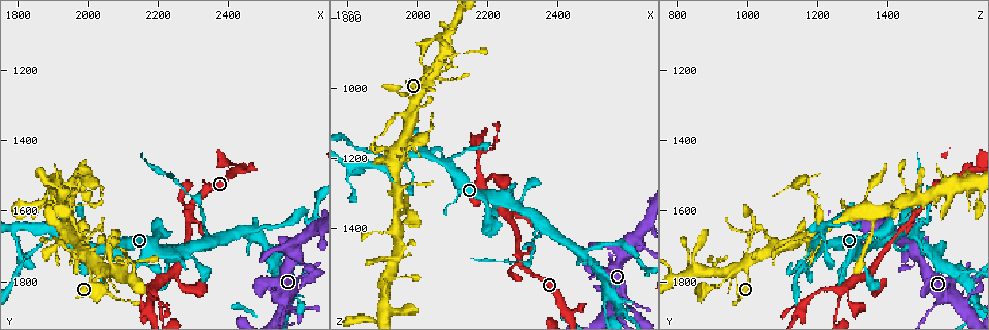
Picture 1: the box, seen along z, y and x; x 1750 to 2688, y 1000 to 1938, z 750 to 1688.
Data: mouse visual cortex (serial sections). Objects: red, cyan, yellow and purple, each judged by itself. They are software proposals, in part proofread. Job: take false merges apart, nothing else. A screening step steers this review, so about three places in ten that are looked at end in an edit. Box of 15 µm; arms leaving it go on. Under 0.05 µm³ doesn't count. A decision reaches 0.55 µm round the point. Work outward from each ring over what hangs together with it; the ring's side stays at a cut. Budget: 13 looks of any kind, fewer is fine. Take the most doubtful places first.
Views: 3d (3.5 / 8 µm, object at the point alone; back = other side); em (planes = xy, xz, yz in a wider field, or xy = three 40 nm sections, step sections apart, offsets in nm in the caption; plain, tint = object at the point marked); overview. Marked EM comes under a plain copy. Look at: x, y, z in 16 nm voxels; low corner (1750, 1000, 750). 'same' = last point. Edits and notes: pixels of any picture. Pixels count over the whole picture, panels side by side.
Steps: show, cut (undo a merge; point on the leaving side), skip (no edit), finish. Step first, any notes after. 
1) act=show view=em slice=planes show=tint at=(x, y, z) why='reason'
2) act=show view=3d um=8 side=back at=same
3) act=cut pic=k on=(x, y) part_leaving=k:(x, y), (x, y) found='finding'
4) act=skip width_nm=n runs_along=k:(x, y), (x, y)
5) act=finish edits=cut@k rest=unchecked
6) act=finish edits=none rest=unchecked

act=show view=3d um=3.5 at=(2000, 1745, 1015) why='four-way junction'

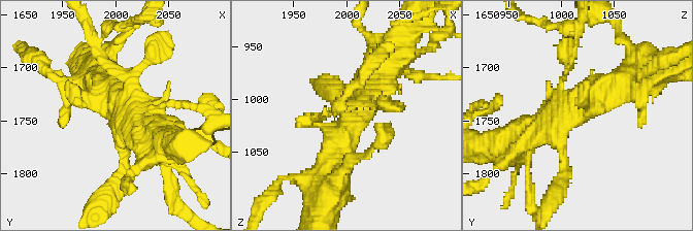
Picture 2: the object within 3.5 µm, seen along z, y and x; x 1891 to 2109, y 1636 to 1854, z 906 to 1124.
act=show view=em slice=xy step=1 show=tint at=(2004, 1744, 1010) why='need the tissue'

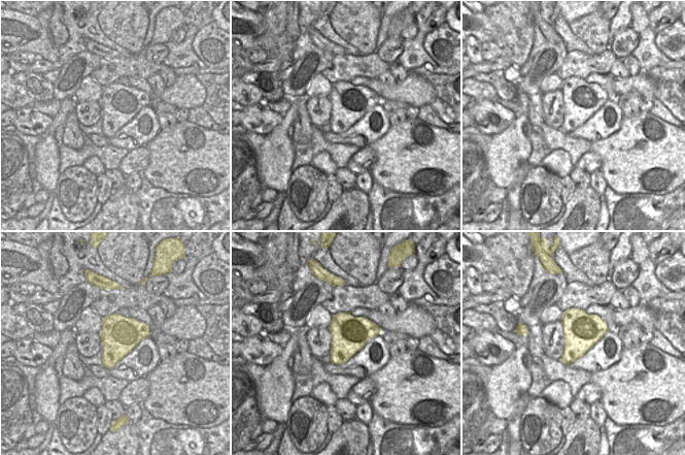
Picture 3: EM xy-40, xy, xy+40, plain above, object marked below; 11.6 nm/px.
act=show view=em slice=xy step=2 show=tint at=same

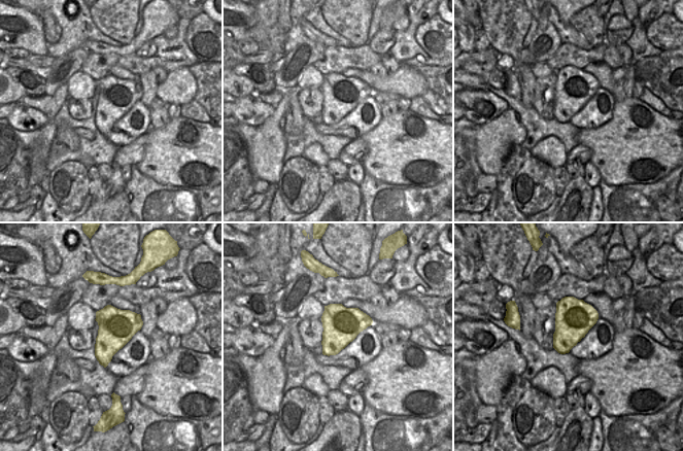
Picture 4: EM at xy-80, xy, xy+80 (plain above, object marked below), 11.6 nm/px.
act=skip runs_along=2:(562, 175), (562, 125), (628, 80) found='all the same cell'

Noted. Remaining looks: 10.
act=show view=em slice=xy step=5 show=tint at=(1915, 1675, 1200) why='thin arm on a thick one'

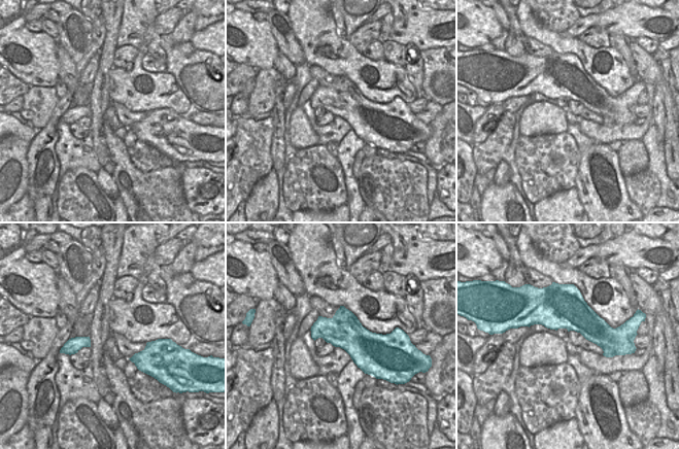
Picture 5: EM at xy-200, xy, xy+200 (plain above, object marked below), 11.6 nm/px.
act=show view=3d um=3.5 at=same why='wider look'

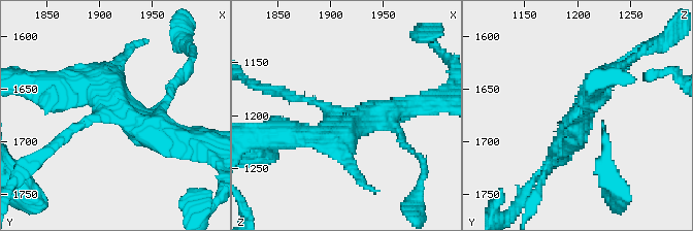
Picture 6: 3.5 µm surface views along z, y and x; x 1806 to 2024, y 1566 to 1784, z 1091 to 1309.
act=skip width_nm=400 runs_along=6:(179, 139), (110, 91), (66, 88) found='all the same cell'

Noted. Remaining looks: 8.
act=show view=3d um=8 at=(2365, 1690, 1385) why='branch point'

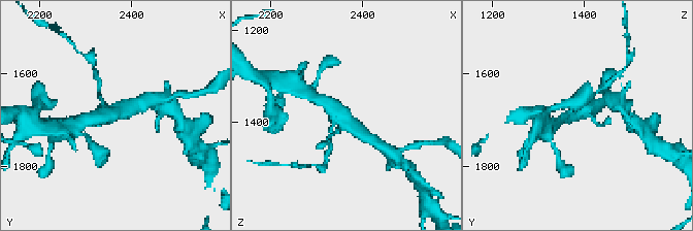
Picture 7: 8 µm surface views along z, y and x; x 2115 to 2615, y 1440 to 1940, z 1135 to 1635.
act=show view=em slice=xy step=5 show=tint at=(2360, 1695, 1385) why='now the EM'

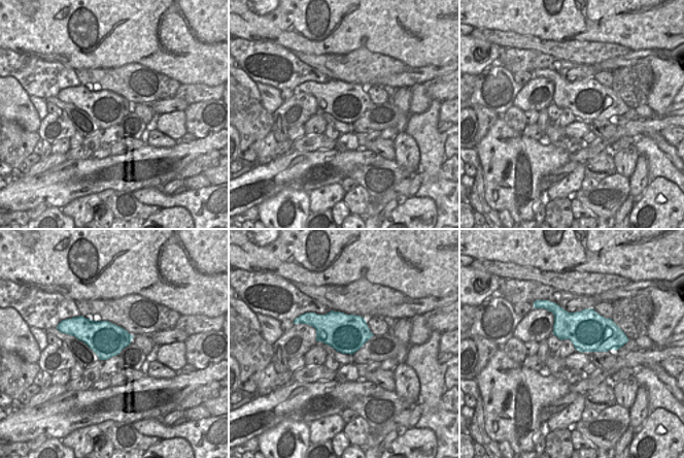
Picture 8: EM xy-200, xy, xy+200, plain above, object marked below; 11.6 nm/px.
act=skip runs_along=7:(322, 98), (365, 135) found='one cell here'

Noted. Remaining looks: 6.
act=show view=3d um=3.5 side=back at=(2460, 1660, 1470) why='branch point'

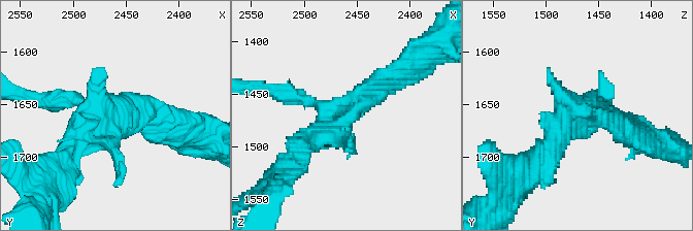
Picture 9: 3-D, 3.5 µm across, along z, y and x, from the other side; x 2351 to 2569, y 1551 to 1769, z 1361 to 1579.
act=show view=em slice=xy step=5 show=tint at=(2464, 1656, 1472)

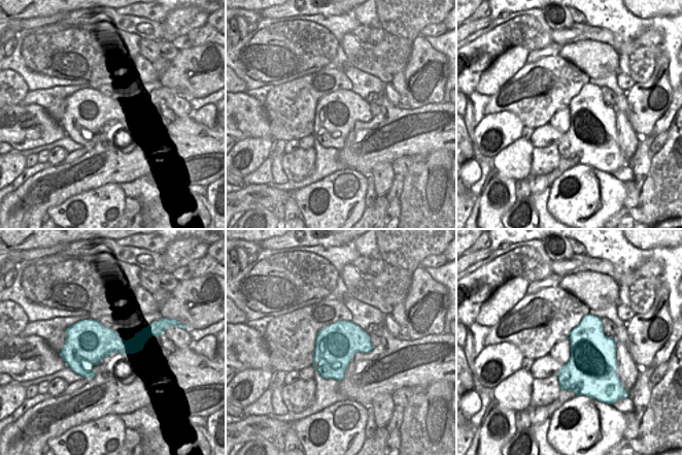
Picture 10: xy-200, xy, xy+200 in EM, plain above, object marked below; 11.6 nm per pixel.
act=skip runs_along=9:(397, 76), (299, 145) found='continuous, no second cell'

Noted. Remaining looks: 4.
act=show view=3d um=3.5 side=back at=(1970, 1530, 1180) why='abrupt turn'

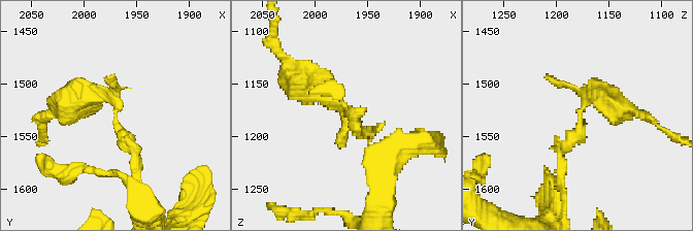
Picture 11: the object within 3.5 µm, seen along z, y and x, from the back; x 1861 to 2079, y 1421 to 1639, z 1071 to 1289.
act=show view=em slice=xy step=5 show=tint at=(1968, 1530, 1174)

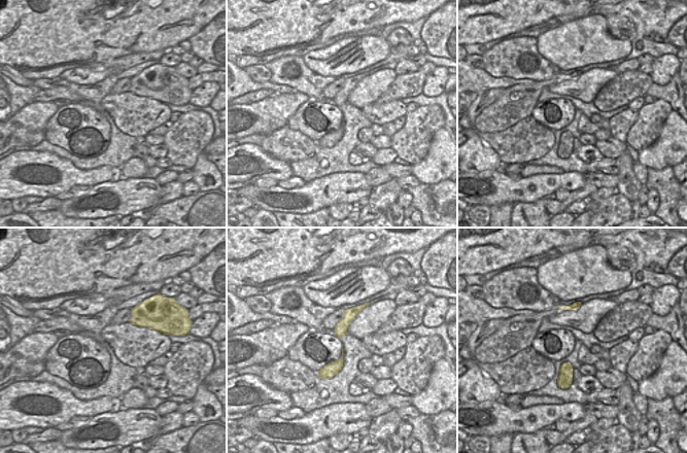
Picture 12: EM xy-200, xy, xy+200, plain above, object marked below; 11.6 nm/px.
act=show view=em slice=xy step=2 show=tint at=same

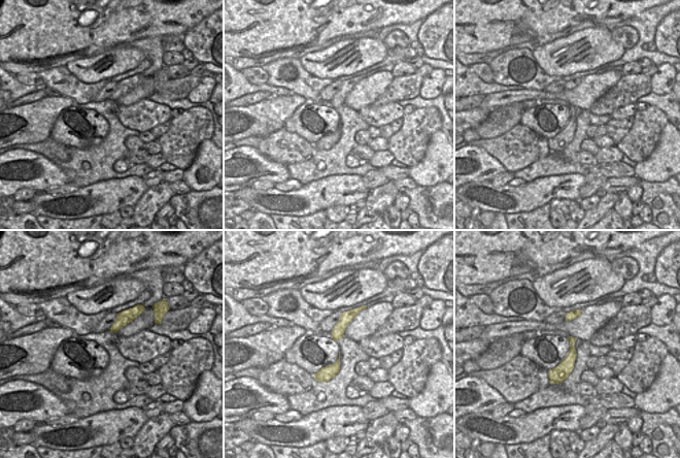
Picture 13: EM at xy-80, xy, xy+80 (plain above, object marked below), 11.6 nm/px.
act=skip found='all the same cell'

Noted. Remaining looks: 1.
act=finish edits=none rest=unchecked

